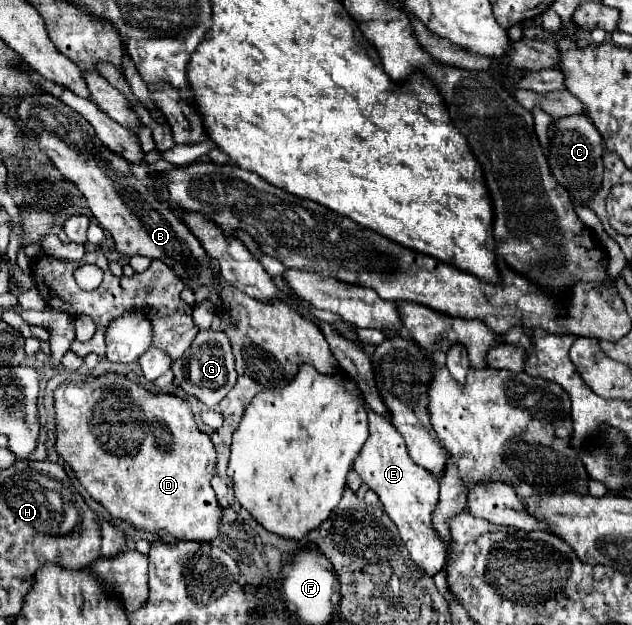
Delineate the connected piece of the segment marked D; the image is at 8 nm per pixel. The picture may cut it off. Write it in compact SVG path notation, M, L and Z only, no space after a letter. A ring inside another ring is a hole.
M119 373L99 375L99 379L95 379L95 387L93 387L93 383L91 385L87 385L87 383L75 385L71 391L67 391L67 387L69 387L69 383L59 385L55 389L55 395L53 395L55 425L57 425L57 429L55 429L55 433L57 433L55 449L61 455L61 459L71 465L71 469L75 471L75 477L87 489L87 493L95 501L99 501L111 513L111 517L129 521L137 529L155 533L159 537L175 537L175 539L189 539L189 541L213 541L219 533L219 519L221 519L221 507L219 507L215 491L211 489L211 483L209 483L211 477L213 477L213 467L215 467L215 447L211 443L211 437L197 429L191 405L185 399L181 399L179 395L173 395L173 393L153 393L153 391L145 389L143 385L139 385L137 381L131 381L127 375L119 375Z

